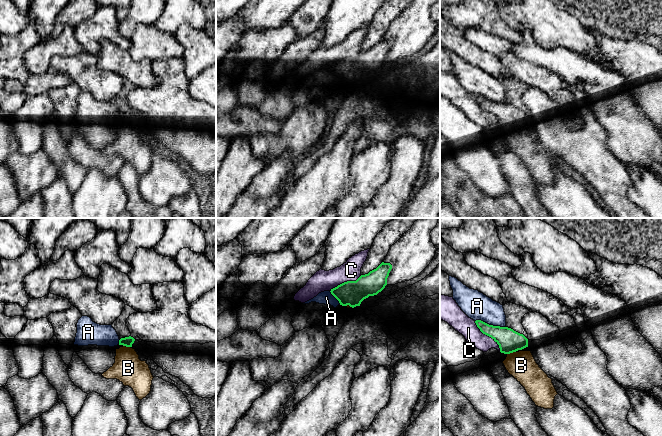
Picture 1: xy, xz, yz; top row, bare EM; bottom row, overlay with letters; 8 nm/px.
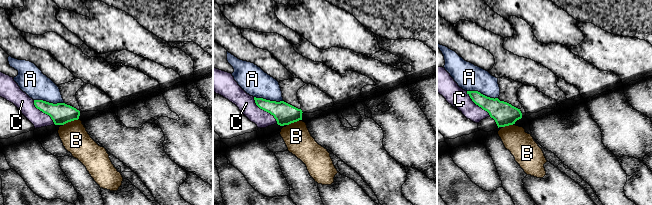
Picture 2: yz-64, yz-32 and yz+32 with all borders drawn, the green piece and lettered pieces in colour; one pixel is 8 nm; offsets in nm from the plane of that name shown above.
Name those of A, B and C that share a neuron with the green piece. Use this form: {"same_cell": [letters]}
{"same_cell": ["B"]}

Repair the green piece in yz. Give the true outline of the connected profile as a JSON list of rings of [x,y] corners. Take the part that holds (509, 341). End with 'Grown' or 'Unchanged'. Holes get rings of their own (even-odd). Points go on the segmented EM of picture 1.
[[[481,320],[475,321],[480,331],[491,337],[500,348],[500,352],[507,355],[502,362],[510,375],[512,375],[526,390],[536,406],[544,409],[552,409],[554,407],[554,399],[558,394],[552,379],[539,367],[536,363],[531,351],[524,351],[528,347],[528,339],[511,328],[489,325]]]. Grown

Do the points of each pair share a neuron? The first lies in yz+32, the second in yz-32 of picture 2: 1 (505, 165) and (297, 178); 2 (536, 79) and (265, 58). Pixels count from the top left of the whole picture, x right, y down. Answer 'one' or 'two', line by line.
1: one
2: two

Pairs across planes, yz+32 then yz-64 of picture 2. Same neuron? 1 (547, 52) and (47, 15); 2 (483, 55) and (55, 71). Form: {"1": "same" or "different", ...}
{"1": "different", "2": "same"}

